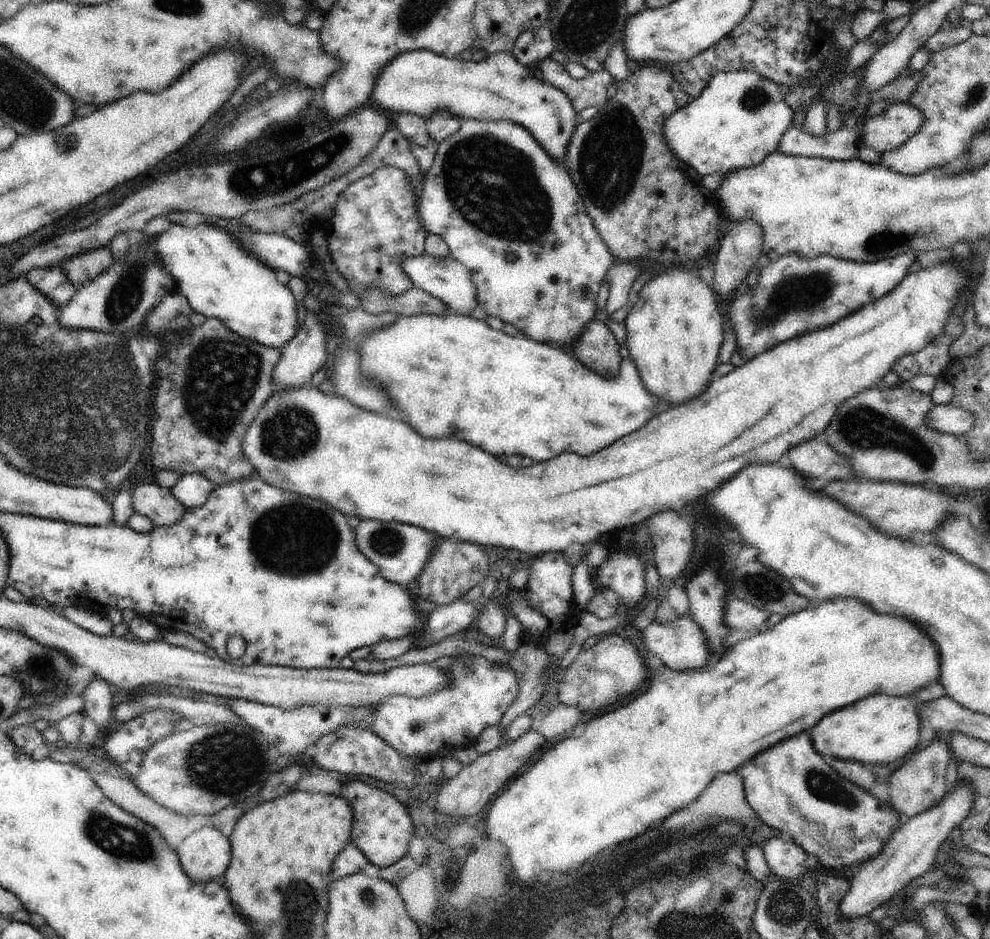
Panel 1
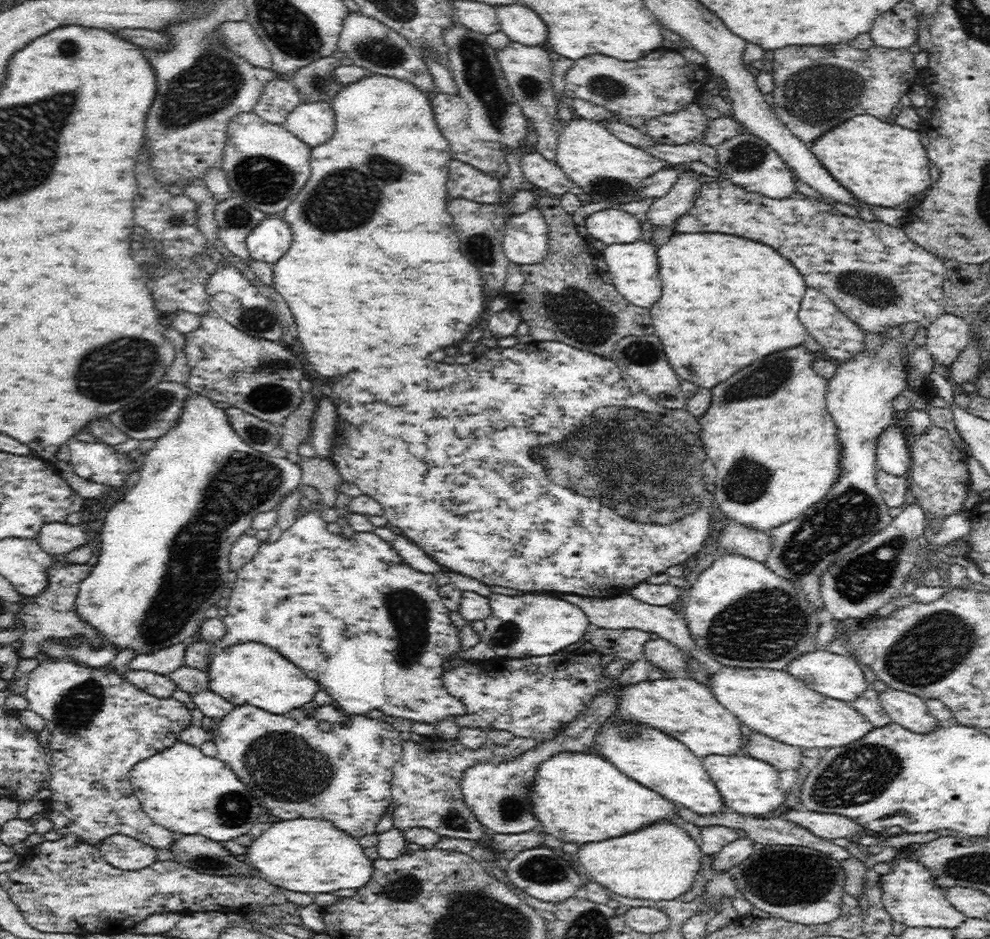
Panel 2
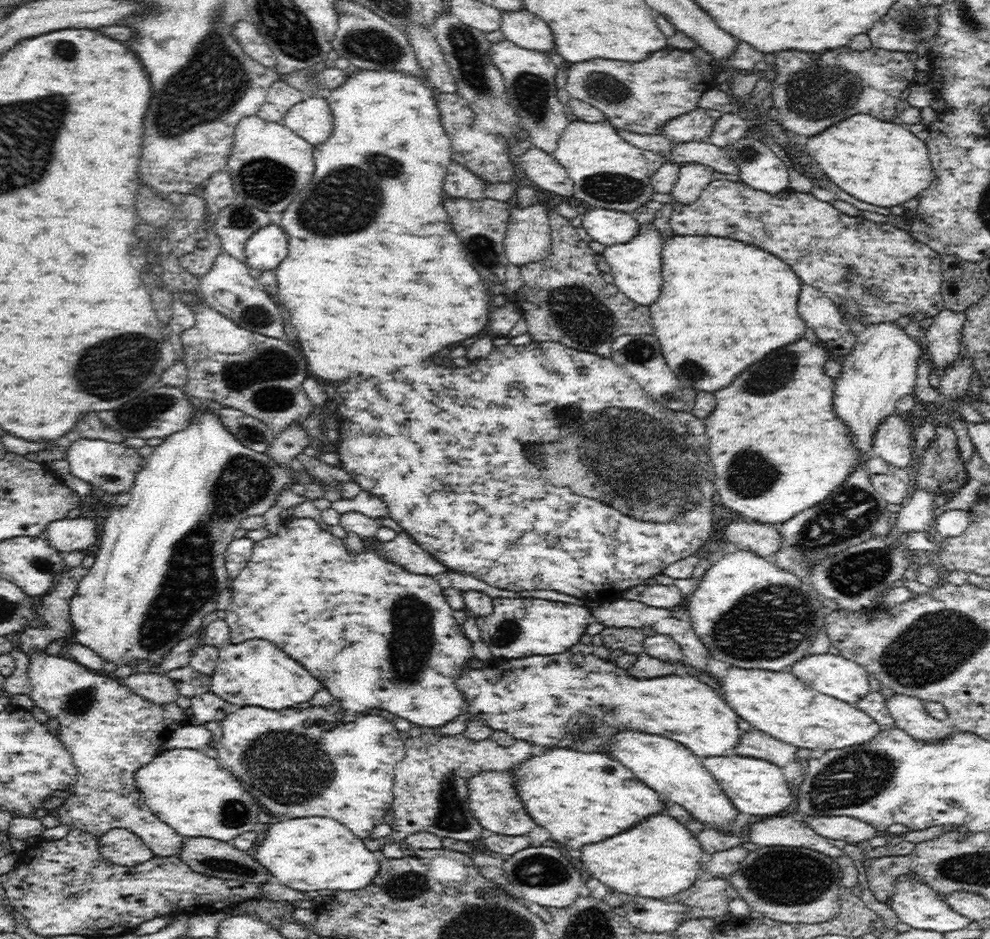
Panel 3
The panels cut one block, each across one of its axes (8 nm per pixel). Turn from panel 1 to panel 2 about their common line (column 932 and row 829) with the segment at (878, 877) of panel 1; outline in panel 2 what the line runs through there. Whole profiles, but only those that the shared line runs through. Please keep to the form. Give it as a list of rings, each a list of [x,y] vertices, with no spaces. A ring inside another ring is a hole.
[[[792,810],[784,813],[792,822],[799,824],[802,828],[807,828],[812,834],[826,840],[834,838],[852,838],[858,832],[865,834],[865,828],[860,826],[855,820],[842,816],[841,814],[830,814],[822,812],[812,812],[810,810]]]

